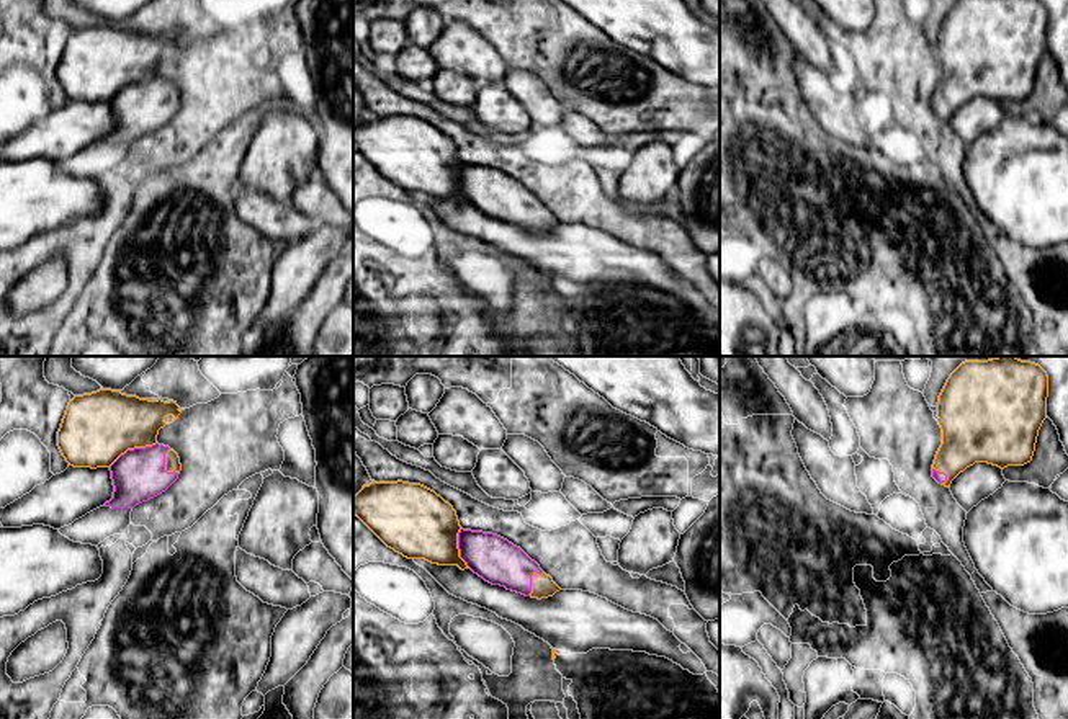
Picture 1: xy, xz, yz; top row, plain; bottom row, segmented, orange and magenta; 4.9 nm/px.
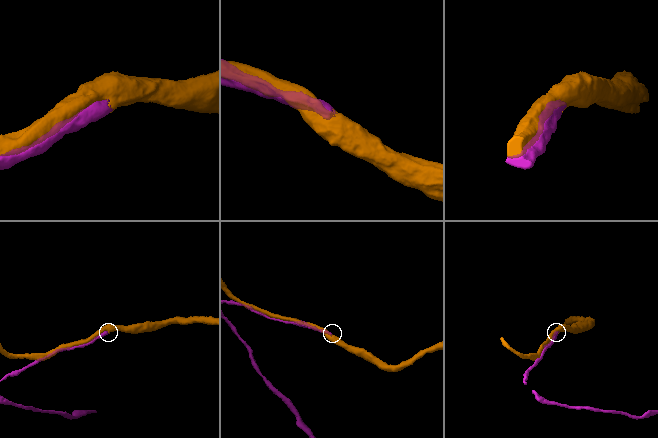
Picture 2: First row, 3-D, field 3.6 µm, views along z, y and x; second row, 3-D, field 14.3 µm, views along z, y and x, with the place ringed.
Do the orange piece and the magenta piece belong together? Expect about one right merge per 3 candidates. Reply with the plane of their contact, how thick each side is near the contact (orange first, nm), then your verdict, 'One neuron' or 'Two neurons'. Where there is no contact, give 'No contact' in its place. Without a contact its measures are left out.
Touches orange in xy. Thickness 360 nm (orange) against 260 nm. One neuron

